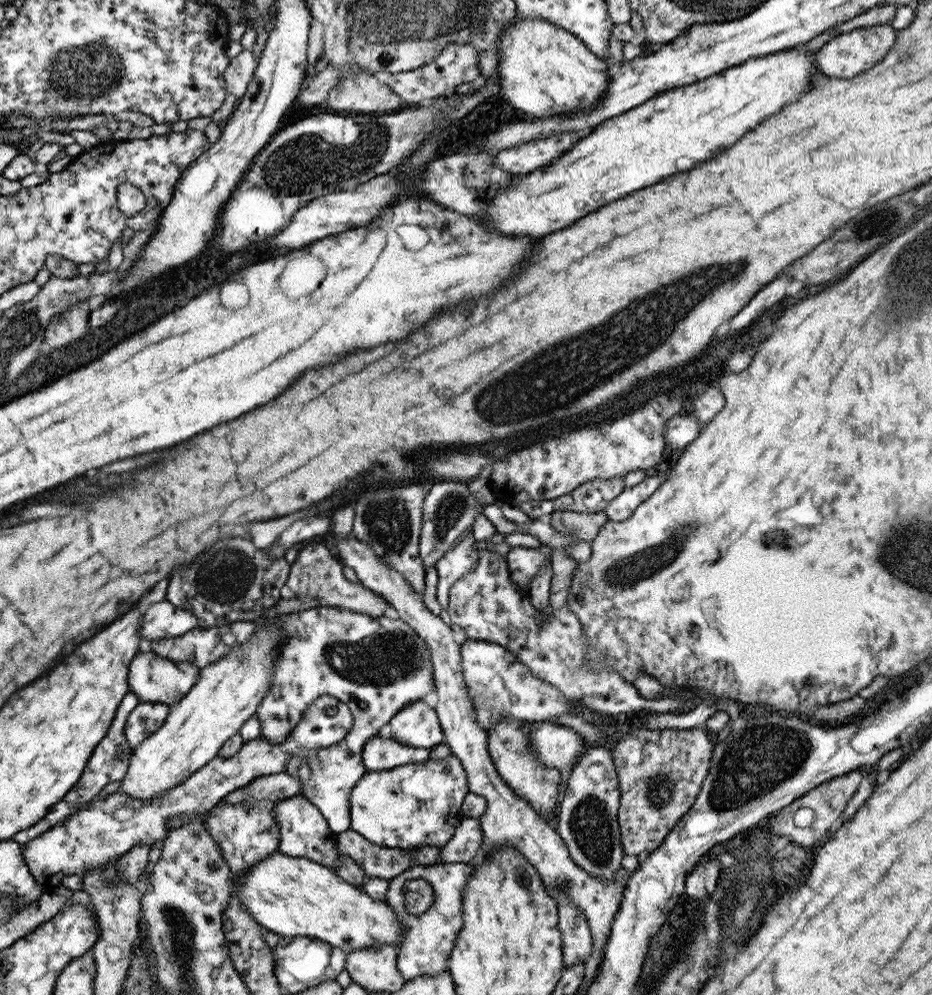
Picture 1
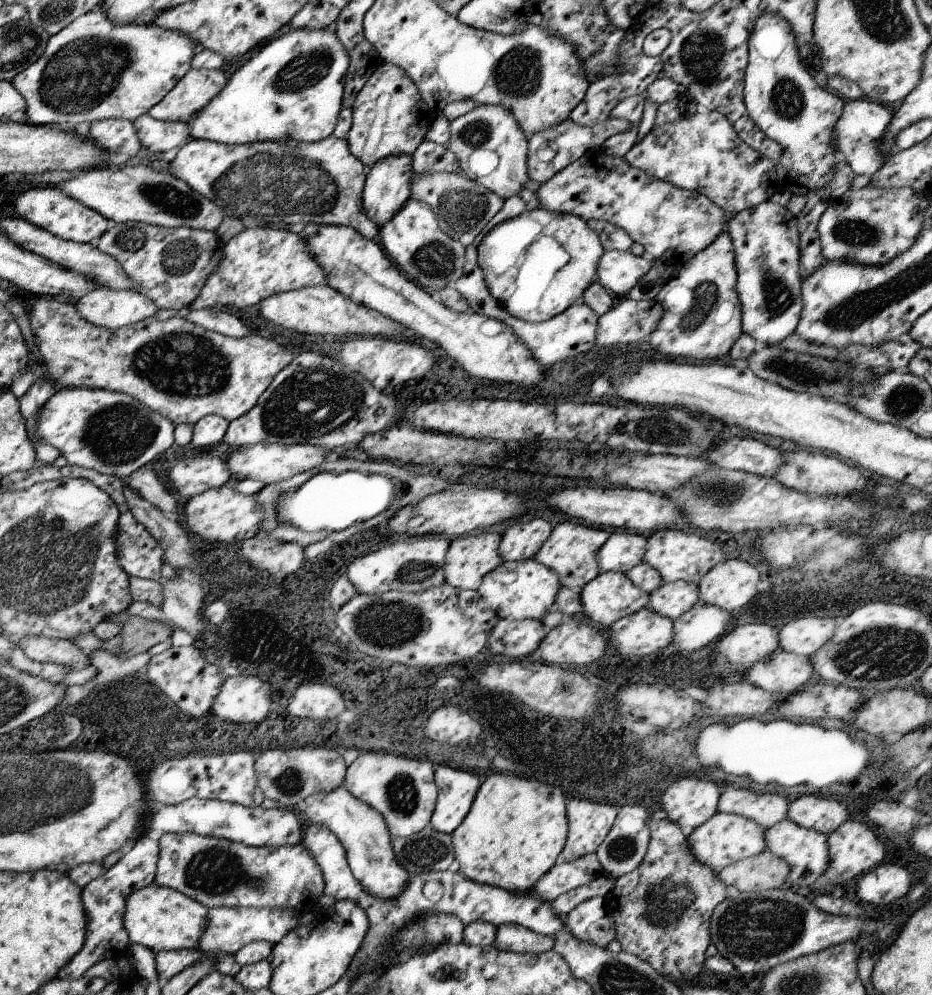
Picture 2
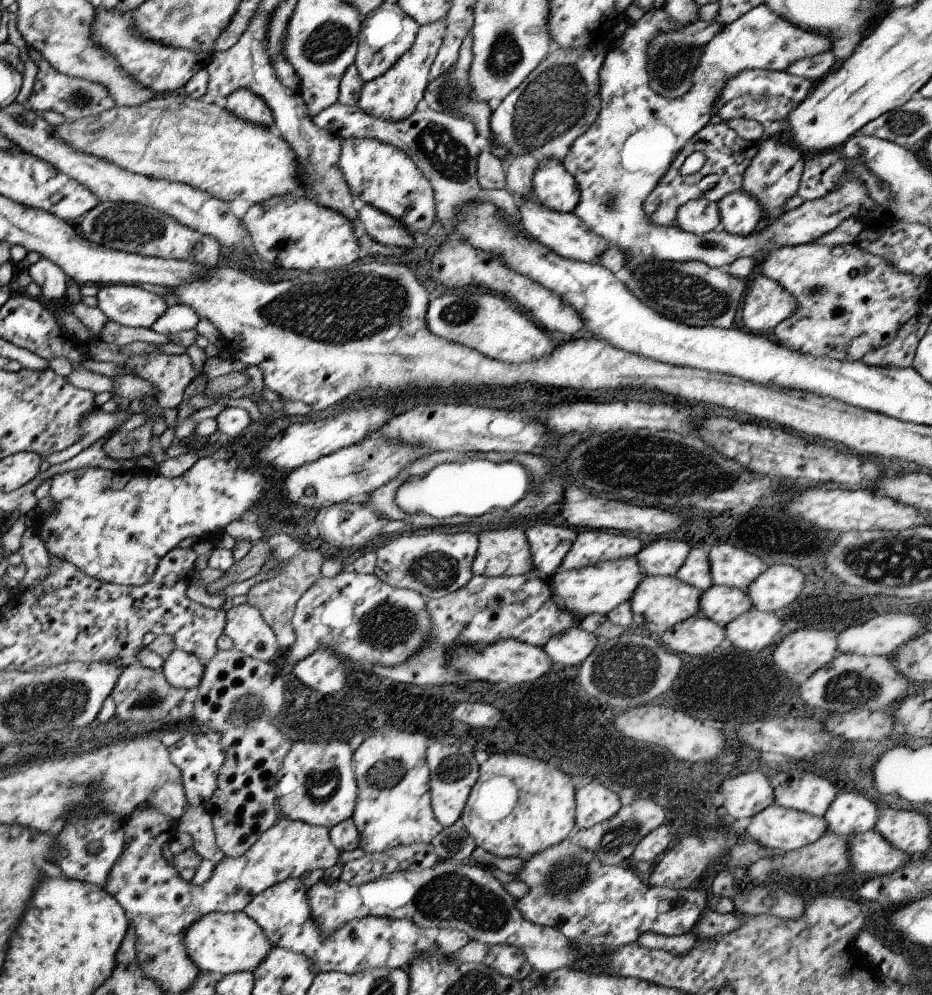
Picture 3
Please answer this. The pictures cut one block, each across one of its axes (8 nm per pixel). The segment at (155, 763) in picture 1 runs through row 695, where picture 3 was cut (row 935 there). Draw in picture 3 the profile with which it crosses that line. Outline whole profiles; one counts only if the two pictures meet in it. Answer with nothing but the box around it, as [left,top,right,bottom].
[185,912,273,978]

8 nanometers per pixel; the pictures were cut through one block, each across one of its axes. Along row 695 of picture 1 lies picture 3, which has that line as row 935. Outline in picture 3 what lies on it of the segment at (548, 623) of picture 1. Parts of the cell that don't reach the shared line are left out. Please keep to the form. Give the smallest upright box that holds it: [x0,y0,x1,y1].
[515,840,709,950]

